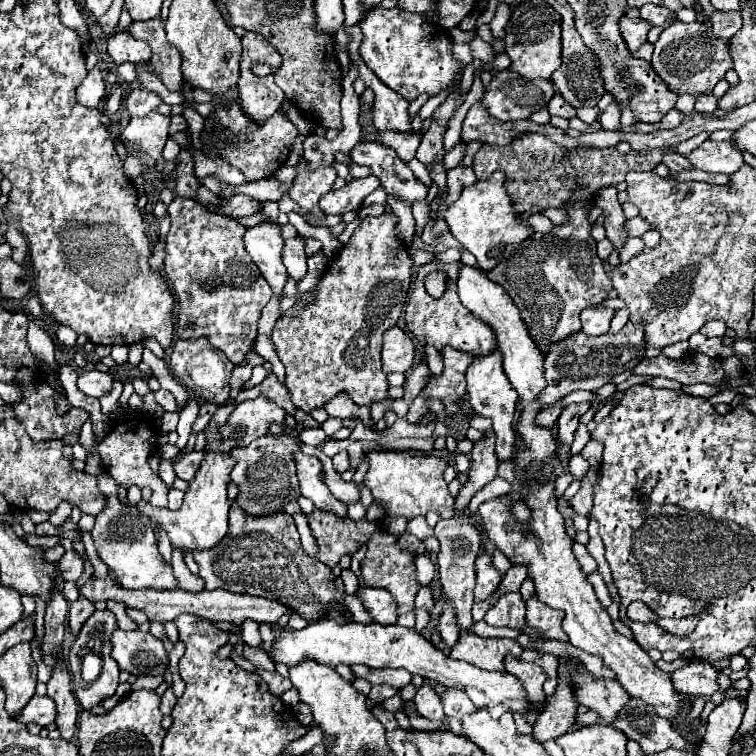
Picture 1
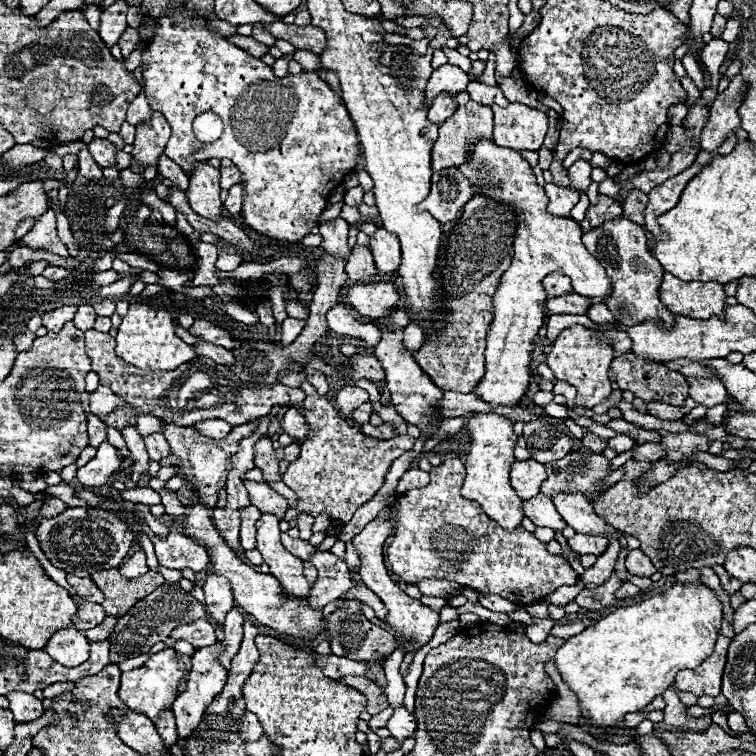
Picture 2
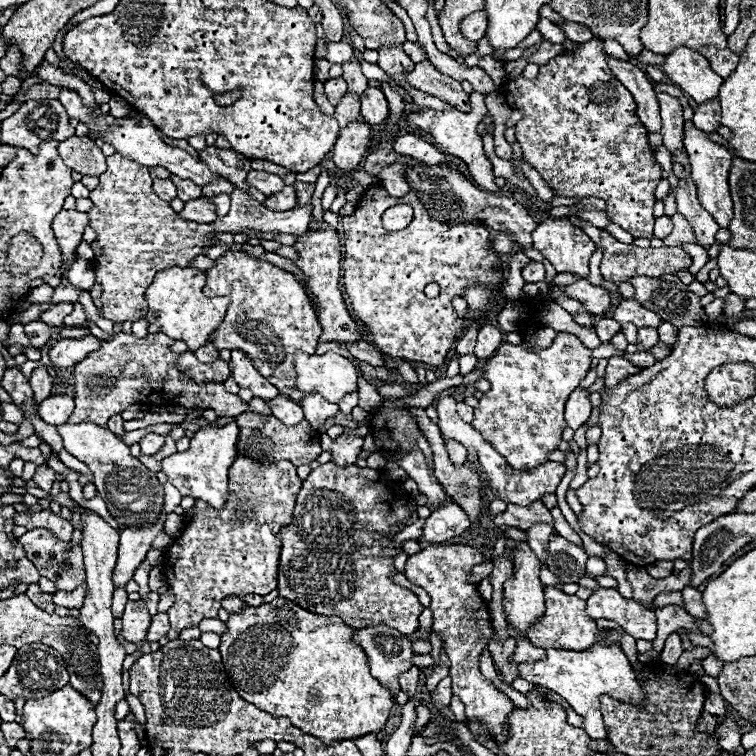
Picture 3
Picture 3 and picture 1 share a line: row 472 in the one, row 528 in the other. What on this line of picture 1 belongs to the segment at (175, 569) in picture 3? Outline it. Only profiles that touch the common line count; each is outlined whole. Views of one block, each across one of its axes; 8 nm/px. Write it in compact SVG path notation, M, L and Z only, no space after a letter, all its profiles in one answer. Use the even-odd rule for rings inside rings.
M232 504L226 538L210 550L194 550L194 560L200 568L200 578L206 582L206 590L224 588L234 594L278 600L290 606L294 614L302 616L308 624L324 620L330 603L345 604L344 594L334 584L332 570L302 550L294 518L284 512L266 518L250 518L250 514L244 514L244 510Z

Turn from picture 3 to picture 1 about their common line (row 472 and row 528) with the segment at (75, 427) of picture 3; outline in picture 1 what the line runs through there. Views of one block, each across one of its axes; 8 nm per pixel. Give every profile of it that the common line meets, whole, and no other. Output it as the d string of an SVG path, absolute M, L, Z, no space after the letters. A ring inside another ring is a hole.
M102 472L97 477L100 492L106 497L106 510L96 516L92 538L102 562L116 574L122 588L128 590L178 590L170 562L158 552L158 540L154 534L154 522L146 518L136 506L124 506L118 500L117 485L111 476Z

